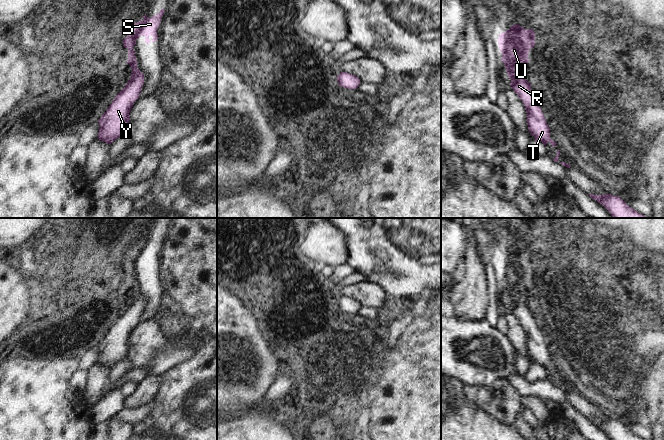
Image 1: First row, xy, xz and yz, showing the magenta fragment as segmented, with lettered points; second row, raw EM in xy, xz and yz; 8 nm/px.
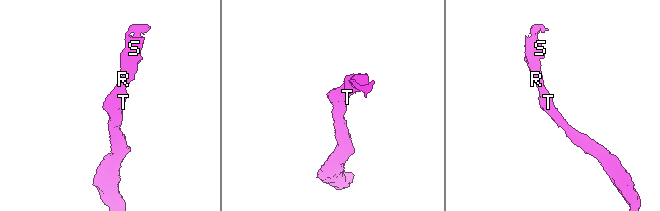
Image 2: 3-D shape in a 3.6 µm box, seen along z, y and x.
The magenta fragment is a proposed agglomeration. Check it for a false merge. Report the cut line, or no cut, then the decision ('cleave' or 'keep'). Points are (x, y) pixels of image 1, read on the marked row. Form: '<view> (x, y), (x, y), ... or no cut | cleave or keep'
no cut | keep

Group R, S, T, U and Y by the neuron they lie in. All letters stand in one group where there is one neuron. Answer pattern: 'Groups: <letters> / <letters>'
Groups: R S T U Y

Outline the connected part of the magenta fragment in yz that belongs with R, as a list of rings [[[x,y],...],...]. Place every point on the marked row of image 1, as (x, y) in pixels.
[[[517,23],[499,34],[498,45],[502,54],[501,60],[511,80],[510,86],[524,103],[530,134],[535,137],[535,142],[542,142],[545,146],[550,142],[555,147],[556,142],[550,138],[550,129],[544,114],[523,72],[529,62],[529,50],[535,46],[535,32]]]

